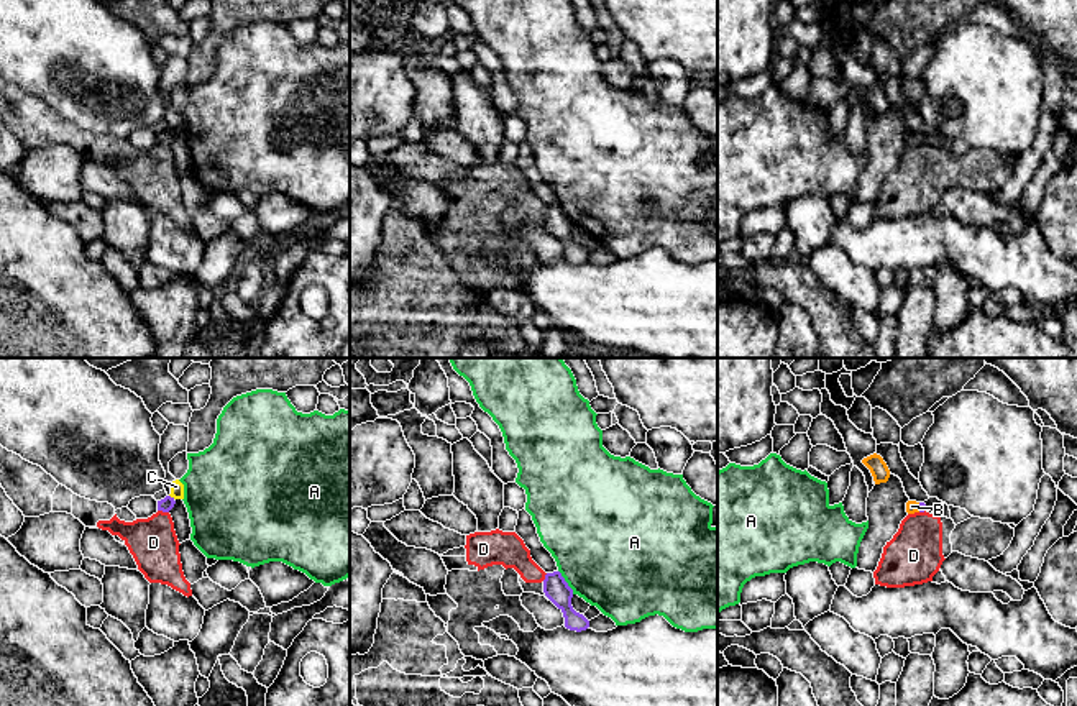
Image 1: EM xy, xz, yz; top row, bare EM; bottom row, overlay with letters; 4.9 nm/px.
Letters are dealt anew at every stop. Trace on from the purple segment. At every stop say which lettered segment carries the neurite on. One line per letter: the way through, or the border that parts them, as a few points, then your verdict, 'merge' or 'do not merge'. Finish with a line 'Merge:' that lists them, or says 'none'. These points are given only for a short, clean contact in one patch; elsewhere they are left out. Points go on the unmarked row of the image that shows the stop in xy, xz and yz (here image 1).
A: along xz (559, 202), (573, 225) | do not merge
B: across yz (921, 137), (920, 140), (912, 138) | merge
C: along xy (169, 127), (174, 130) | do not merge
D: along xy (158, 142), (168, 145) | do not merge
Merge: B

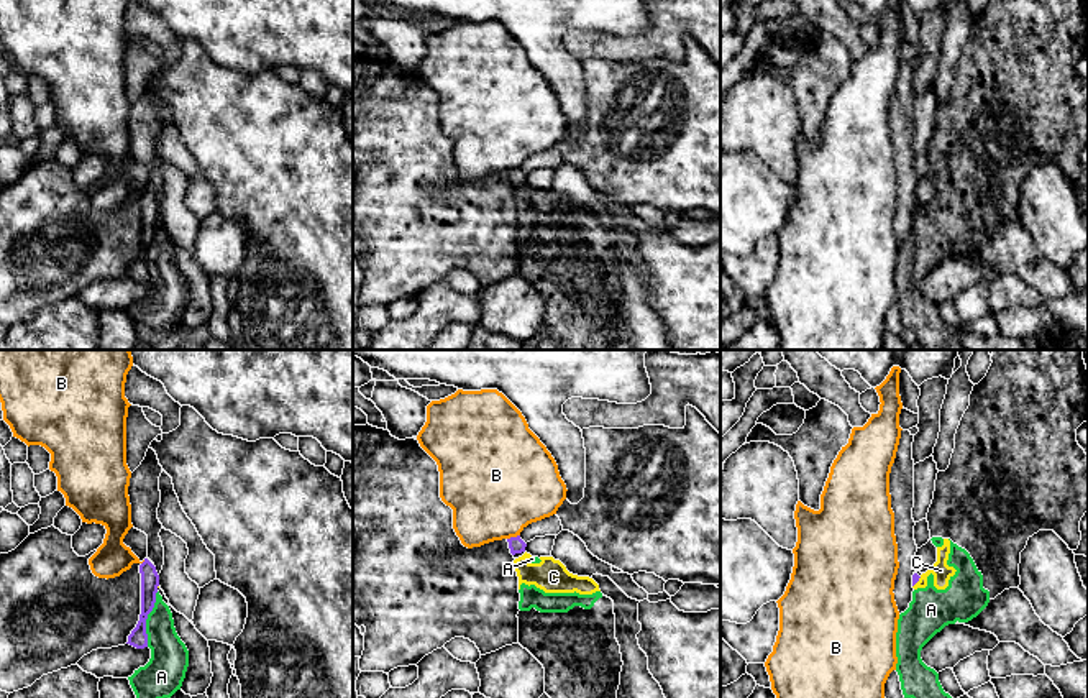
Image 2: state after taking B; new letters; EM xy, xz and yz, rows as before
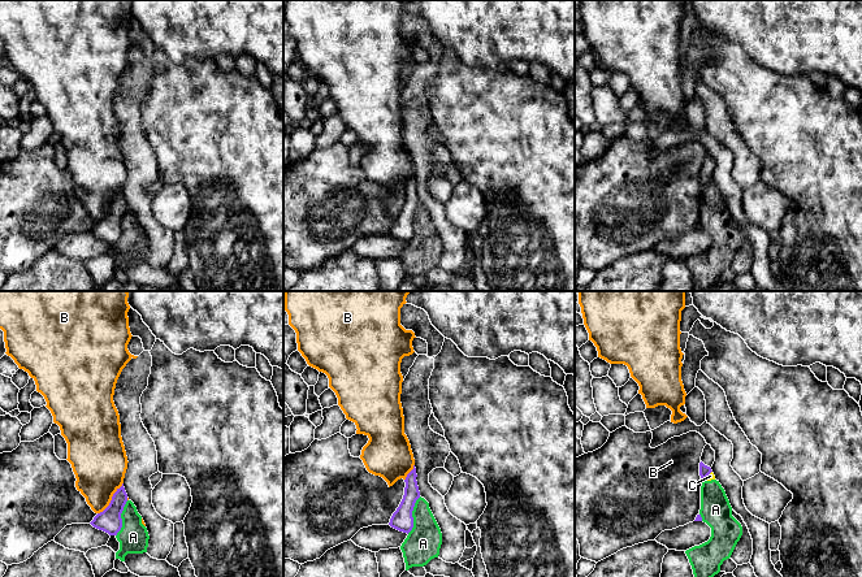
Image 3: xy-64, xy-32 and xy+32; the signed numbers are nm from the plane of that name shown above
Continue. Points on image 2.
A: along xy (158, 224), (155, 238), (146, 252), (146, 278) | do not merge
B: do not merge
C: along yz (921, 209), (913, 219) | do not merge
Merge: none

